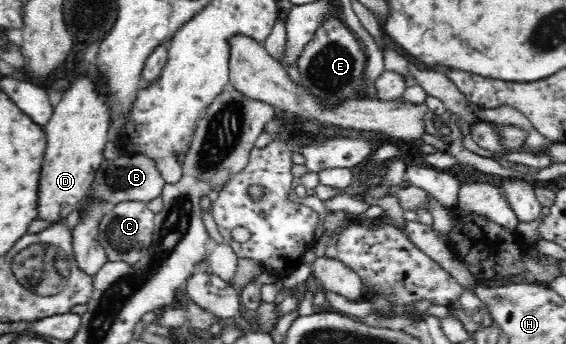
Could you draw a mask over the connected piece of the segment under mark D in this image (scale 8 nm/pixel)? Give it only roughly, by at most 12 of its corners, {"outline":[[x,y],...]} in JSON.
{"outline":[[81,79],[45,125],[37,219],[63,222],[90,193],[110,113]]}

